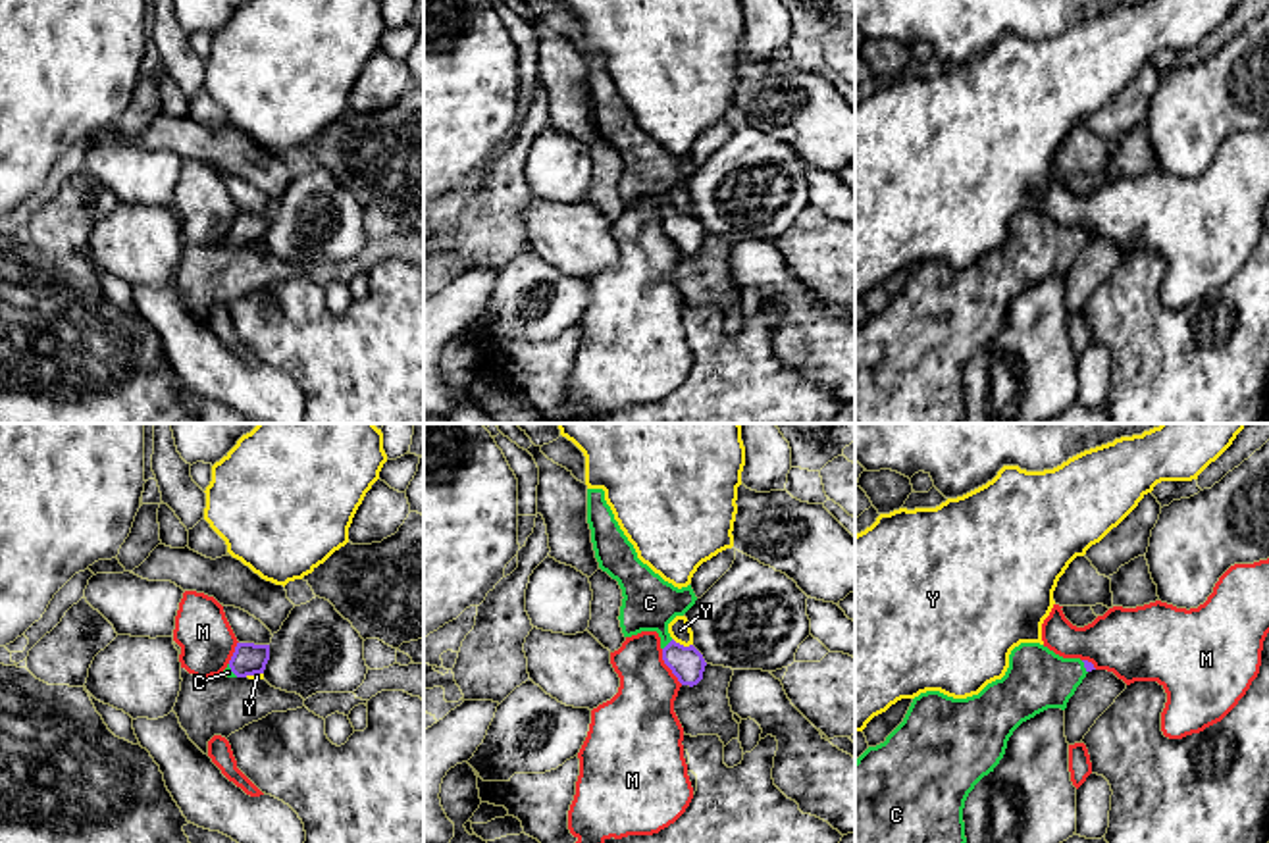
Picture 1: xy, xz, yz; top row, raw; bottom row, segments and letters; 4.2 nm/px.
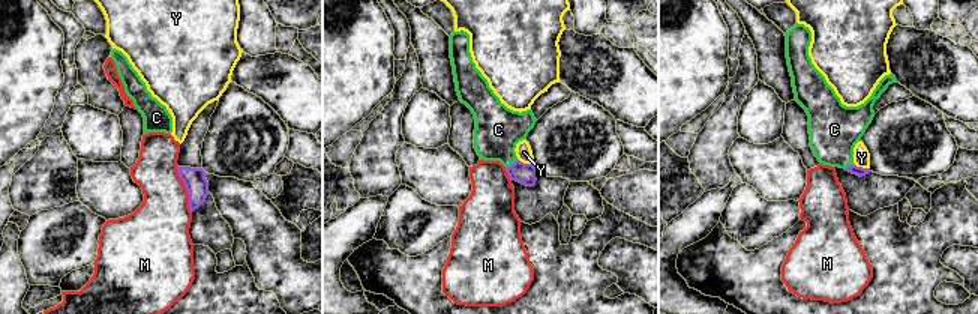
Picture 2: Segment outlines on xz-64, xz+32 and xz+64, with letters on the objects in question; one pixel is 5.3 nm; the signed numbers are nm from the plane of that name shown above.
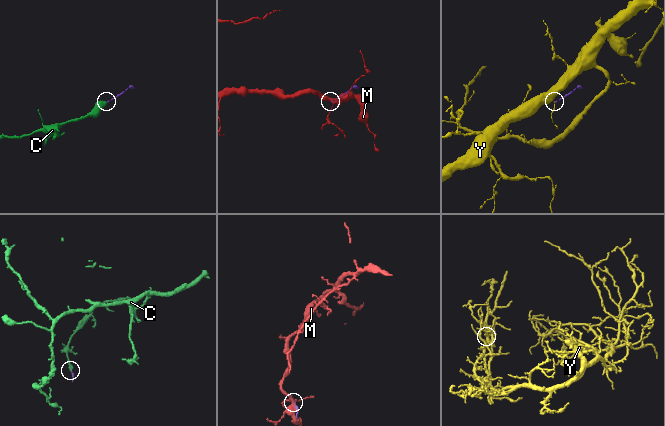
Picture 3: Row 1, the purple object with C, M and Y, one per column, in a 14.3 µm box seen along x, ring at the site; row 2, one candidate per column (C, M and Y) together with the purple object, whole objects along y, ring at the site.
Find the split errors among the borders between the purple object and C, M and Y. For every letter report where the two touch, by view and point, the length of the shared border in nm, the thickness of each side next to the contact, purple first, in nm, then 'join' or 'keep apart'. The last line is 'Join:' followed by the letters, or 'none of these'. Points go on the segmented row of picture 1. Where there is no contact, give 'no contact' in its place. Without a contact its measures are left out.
C: meets purple in xz at (667, 645); contact 60 nm long; 140 nm thick on the purple side, 220 nm on the other; join
M: meets purple in xz at (667, 664); contact 180 nm long; 140 nm thick on the purple side, 280 nm on the other; keep apart
Y: meets purple in xz at (682, 645); contact 90 nm long; 140 nm thick on the purple side, 90 nm on the other; keep apart
Join: C

